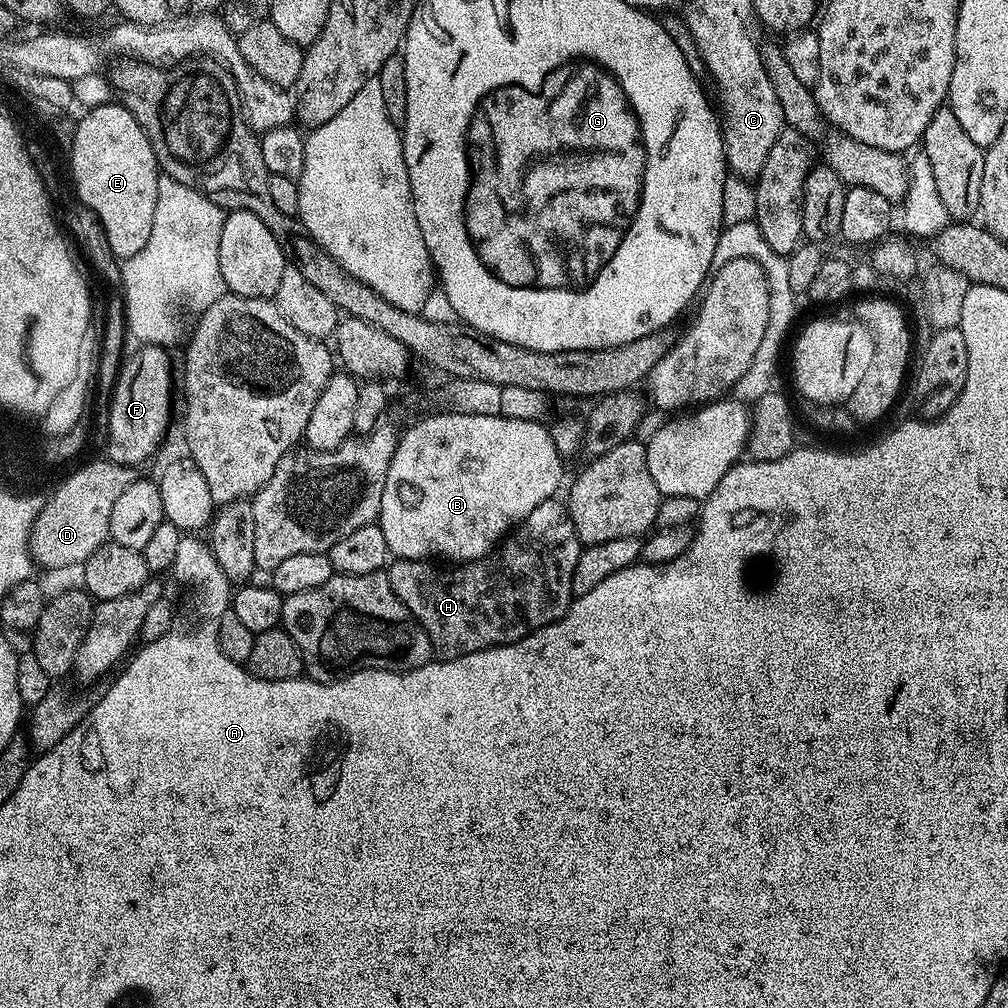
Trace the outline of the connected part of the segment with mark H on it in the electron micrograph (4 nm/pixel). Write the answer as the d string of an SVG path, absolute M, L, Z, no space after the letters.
M553 498L534 506L522 523L495 550L481 560L469 560L459 566L435 568L435 563L426 560L393 559L386 571L394 594L414 614L414 618L426 630L432 643L433 653L441 660L462 658L466 654L513 644L537 632L542 626L560 620L572 603L572 575L582 545L574 530L574 522L568 516L568 509L559 499Z

